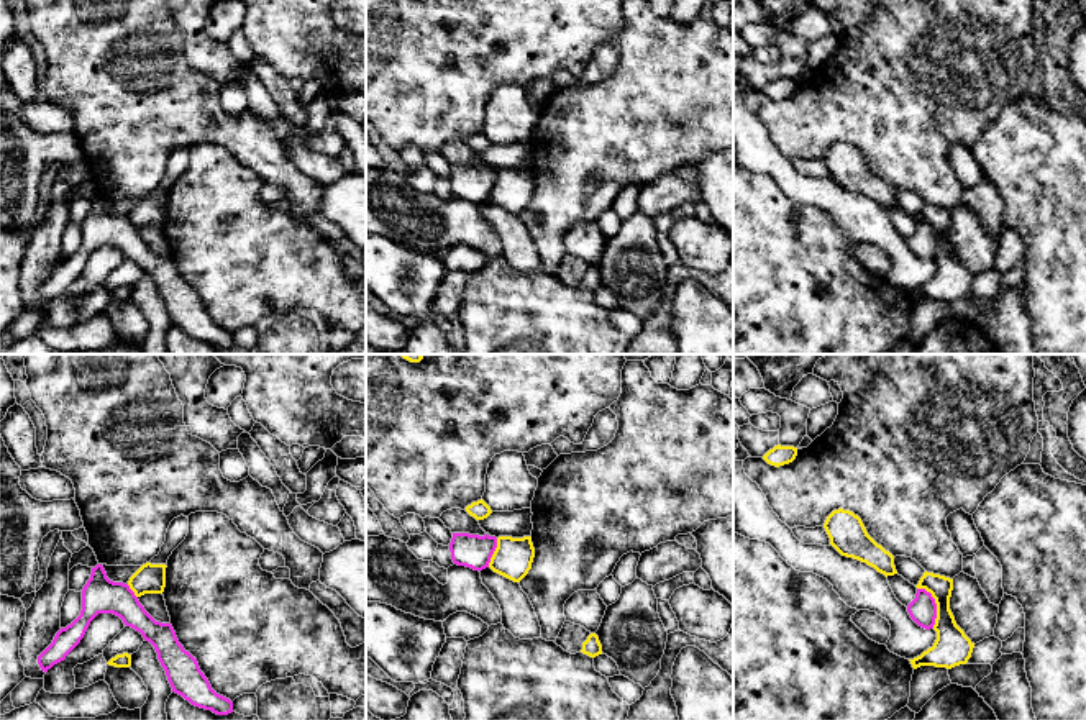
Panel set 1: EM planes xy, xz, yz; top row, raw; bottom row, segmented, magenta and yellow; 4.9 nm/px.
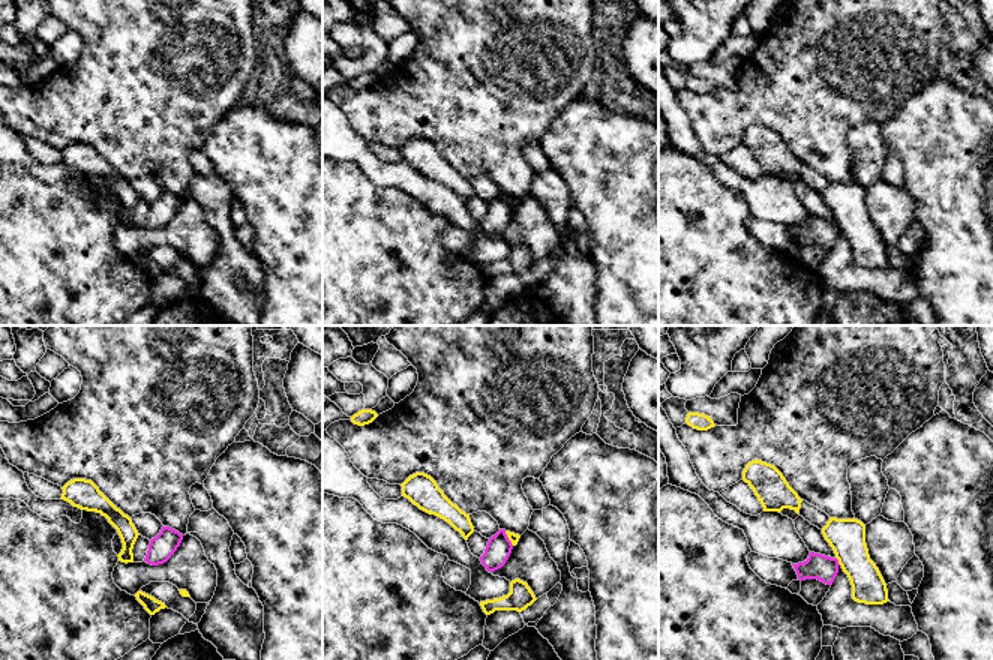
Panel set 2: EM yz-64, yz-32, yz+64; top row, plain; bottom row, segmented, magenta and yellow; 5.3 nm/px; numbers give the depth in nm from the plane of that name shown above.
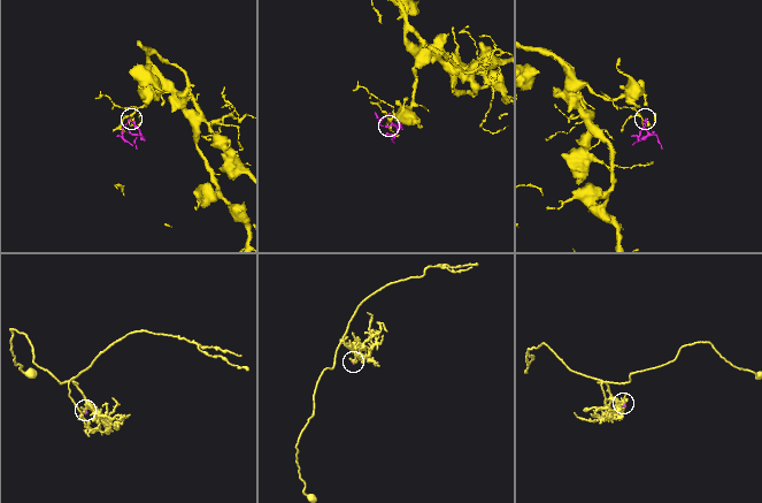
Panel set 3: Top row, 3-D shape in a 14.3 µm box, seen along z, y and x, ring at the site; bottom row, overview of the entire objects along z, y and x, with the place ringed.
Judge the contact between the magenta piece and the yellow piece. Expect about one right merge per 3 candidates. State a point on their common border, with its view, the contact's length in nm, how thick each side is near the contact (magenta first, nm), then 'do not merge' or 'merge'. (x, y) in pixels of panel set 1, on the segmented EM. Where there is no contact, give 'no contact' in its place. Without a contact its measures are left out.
meets magenta in yz at (935, 604); contact 220 nm long; 140 nm thick on the magenta side, 180 nm on the other; do not merge

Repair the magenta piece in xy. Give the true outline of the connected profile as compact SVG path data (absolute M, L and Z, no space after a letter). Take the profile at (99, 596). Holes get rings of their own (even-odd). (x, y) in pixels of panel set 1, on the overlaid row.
M102 564L92 567L90 579L82 589L80 615L71 625L61 628L52 643L38 656L41 671L48 672L54 664L64 661L80 643L90 622L98 613L120 617L126 627L139 631L154 646L172 692L217 715L233 712L233 702L212 689L197 659L179 643L172 625L156 622L130 586L110 581Z

